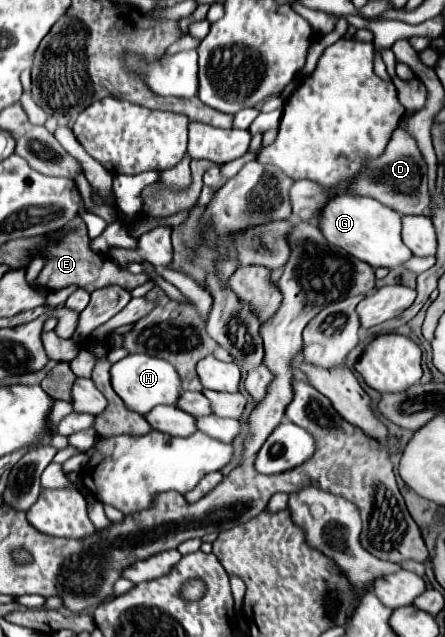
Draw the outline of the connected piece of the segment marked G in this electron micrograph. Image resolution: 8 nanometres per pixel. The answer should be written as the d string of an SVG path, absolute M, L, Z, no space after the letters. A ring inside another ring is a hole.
M354 194L332 198L332 202L324 206L318 226L328 242L340 246L354 258L368 262L372 268L396 268L412 258L412 252L408 250L408 246L404 246L400 236L402 216L374 198Z

